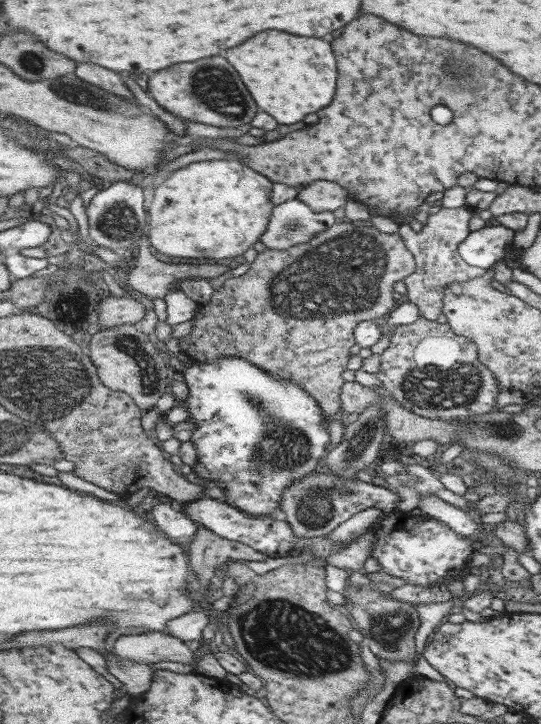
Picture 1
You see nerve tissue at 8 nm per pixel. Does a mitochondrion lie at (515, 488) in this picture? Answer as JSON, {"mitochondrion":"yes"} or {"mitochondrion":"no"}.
{"mitochondrion":"no"}

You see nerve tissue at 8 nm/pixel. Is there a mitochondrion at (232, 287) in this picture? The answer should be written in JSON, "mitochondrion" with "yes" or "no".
{"mitochondrion":"no"}

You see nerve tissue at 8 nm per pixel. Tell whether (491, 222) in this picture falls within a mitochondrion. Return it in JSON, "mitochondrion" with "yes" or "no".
{"mitochondrion":"no"}

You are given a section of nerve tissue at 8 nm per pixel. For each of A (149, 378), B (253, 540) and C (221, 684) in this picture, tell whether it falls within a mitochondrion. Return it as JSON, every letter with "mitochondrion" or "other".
{"A":"mitochondrion","B":"other","C":"other"}

